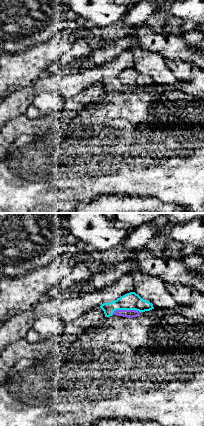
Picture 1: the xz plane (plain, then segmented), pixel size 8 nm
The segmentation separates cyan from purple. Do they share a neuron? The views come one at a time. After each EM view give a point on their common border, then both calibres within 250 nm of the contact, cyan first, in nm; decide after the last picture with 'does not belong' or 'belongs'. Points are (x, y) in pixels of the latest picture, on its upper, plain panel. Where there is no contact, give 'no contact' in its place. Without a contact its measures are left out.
(126, 85) | 140/60 nm

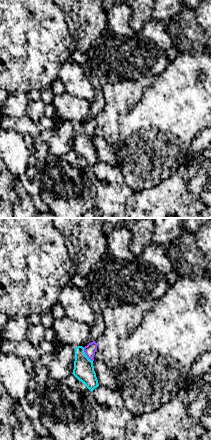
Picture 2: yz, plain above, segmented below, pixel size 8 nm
(85, 130) | 160/90 nm

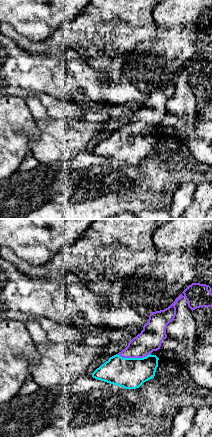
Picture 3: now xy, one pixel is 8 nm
(133, 134) | 260/190 nm

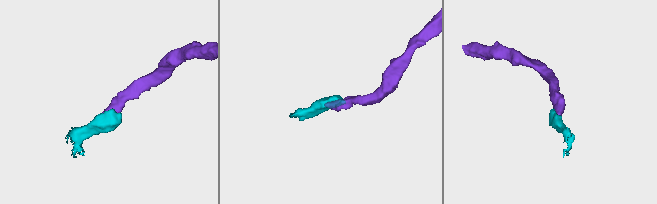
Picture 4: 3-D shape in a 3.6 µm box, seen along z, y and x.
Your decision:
belongs

